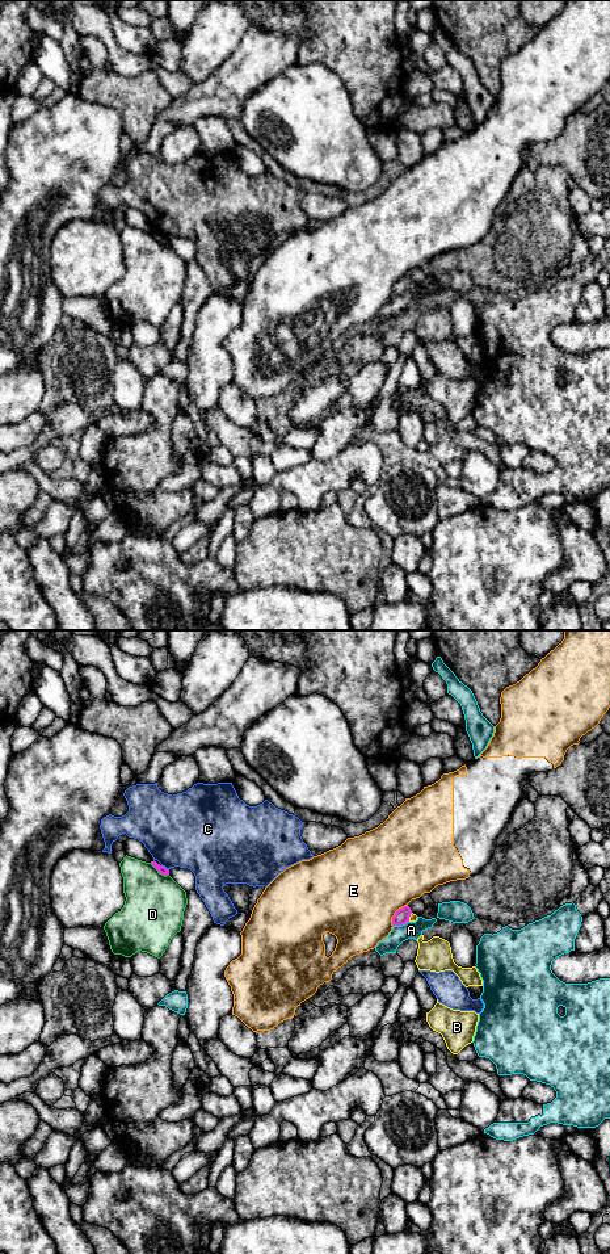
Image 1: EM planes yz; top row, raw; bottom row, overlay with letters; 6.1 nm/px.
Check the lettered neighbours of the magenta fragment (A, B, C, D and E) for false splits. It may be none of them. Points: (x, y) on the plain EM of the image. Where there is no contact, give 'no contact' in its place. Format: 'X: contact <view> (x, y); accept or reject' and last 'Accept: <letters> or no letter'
A: contact yz (400, 294); reject
B: contact yz (409, 285); reject
C: contact yz (164, 237); reject
D: contact yz (159, 240); reject
E: contact yz (395, 284); reject
Accept: no letter

